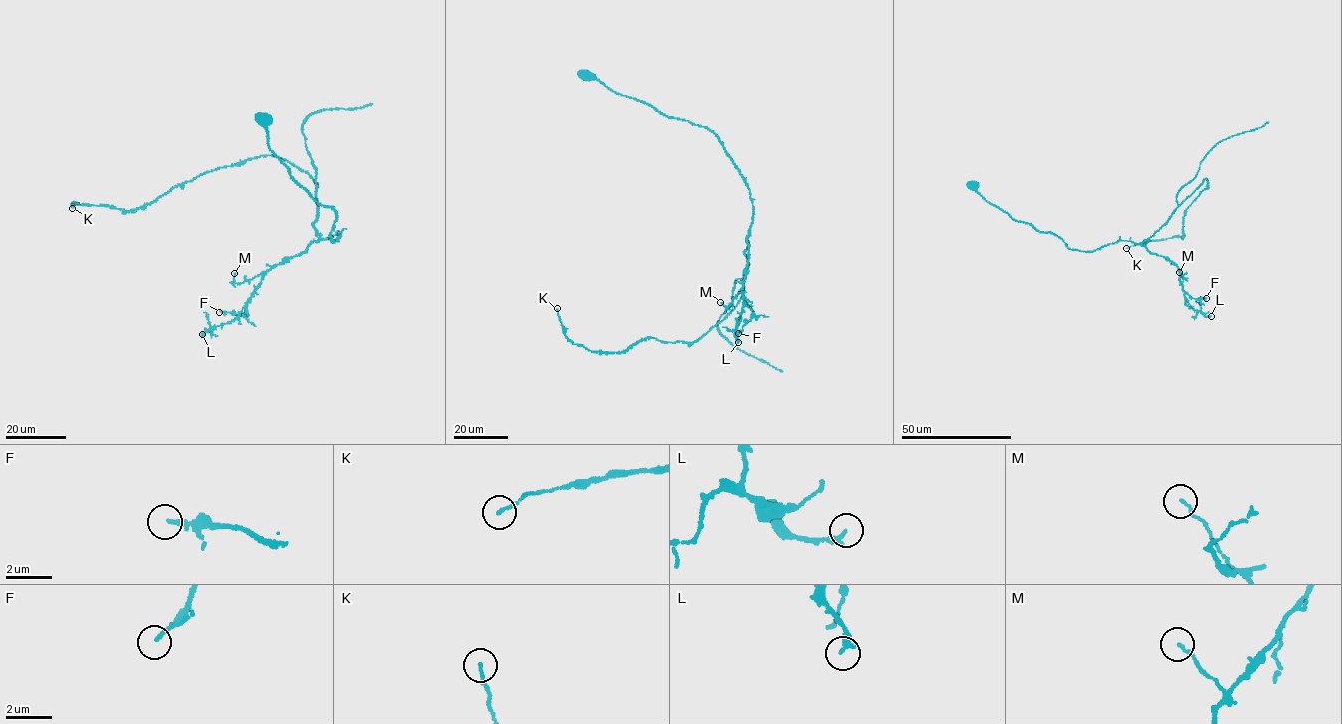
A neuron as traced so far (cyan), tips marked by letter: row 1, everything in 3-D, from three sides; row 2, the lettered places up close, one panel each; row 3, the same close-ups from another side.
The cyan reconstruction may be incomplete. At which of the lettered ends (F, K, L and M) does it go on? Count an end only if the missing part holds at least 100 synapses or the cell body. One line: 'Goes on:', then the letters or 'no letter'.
Goes on: no letter

